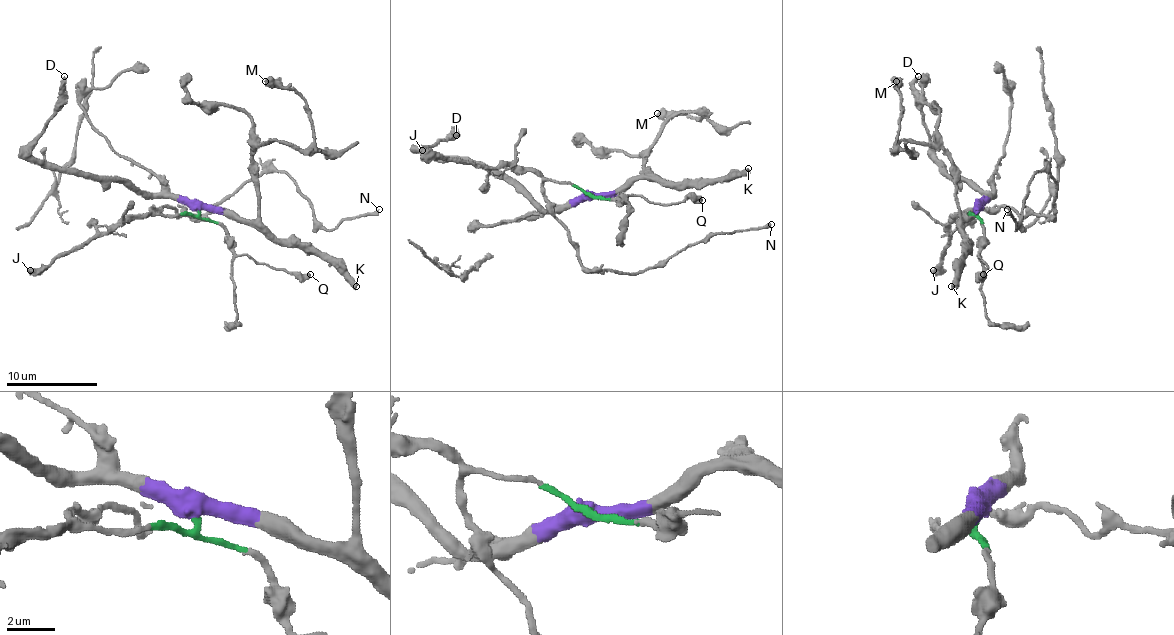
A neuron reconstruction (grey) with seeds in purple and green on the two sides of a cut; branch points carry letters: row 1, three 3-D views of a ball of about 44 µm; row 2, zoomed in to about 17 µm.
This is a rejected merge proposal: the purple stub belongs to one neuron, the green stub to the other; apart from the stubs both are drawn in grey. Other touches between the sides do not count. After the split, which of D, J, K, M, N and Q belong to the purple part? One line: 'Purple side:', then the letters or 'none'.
Purple side: D, K, M

